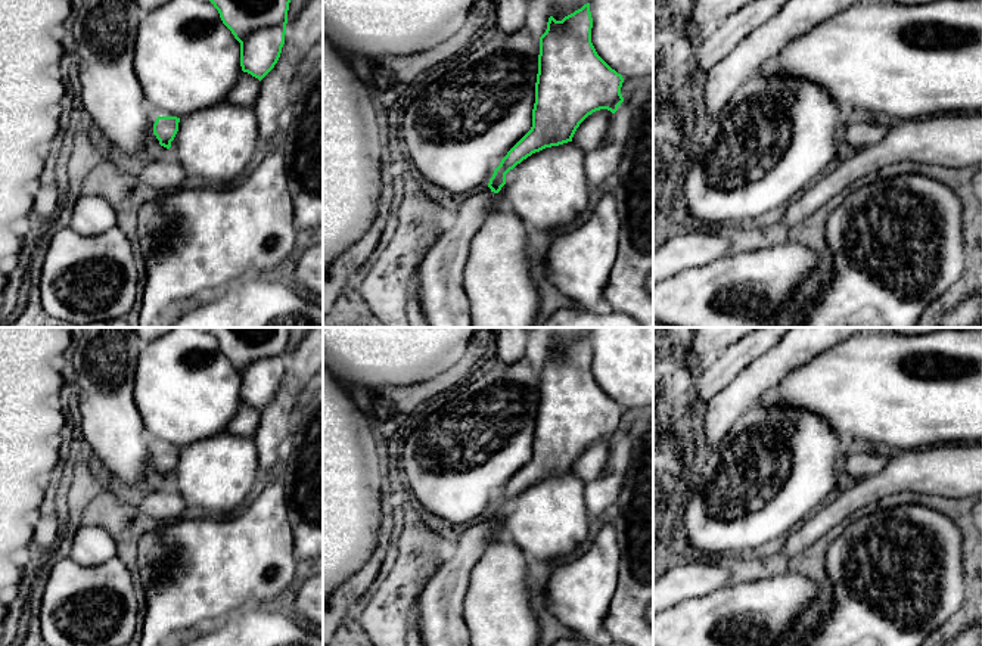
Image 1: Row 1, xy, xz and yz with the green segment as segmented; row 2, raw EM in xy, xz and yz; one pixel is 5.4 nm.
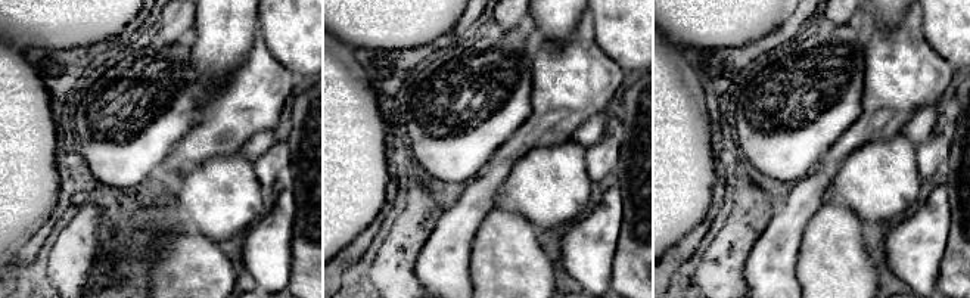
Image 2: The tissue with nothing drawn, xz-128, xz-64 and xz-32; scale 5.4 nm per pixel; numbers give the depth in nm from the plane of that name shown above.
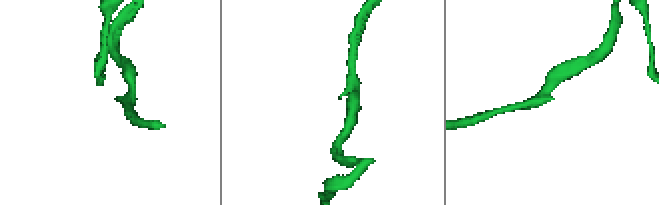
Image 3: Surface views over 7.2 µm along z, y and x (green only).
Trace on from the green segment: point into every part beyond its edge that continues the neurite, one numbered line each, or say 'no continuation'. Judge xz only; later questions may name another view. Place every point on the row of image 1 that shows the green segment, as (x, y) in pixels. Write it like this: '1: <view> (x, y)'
1: xz (444, 301)

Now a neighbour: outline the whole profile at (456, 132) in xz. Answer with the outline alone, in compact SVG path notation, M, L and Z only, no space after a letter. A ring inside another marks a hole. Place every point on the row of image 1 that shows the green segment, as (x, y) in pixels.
M520 29L515 34L488 32L476 41L476 44L459 58L454 66L438 80L433 80L426 88L405 106L404 115L395 121L395 130L403 137L404 156L411 162L423 178L442 187L451 193L466 193L487 187L494 170L500 165L507 152L531 130L532 109L535 103L535 83L538 74L540 37L531 34L528 29Z

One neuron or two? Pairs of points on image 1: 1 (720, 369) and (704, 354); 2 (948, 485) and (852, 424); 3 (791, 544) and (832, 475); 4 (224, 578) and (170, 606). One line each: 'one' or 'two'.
1: two
2: two
3: two
4: one

